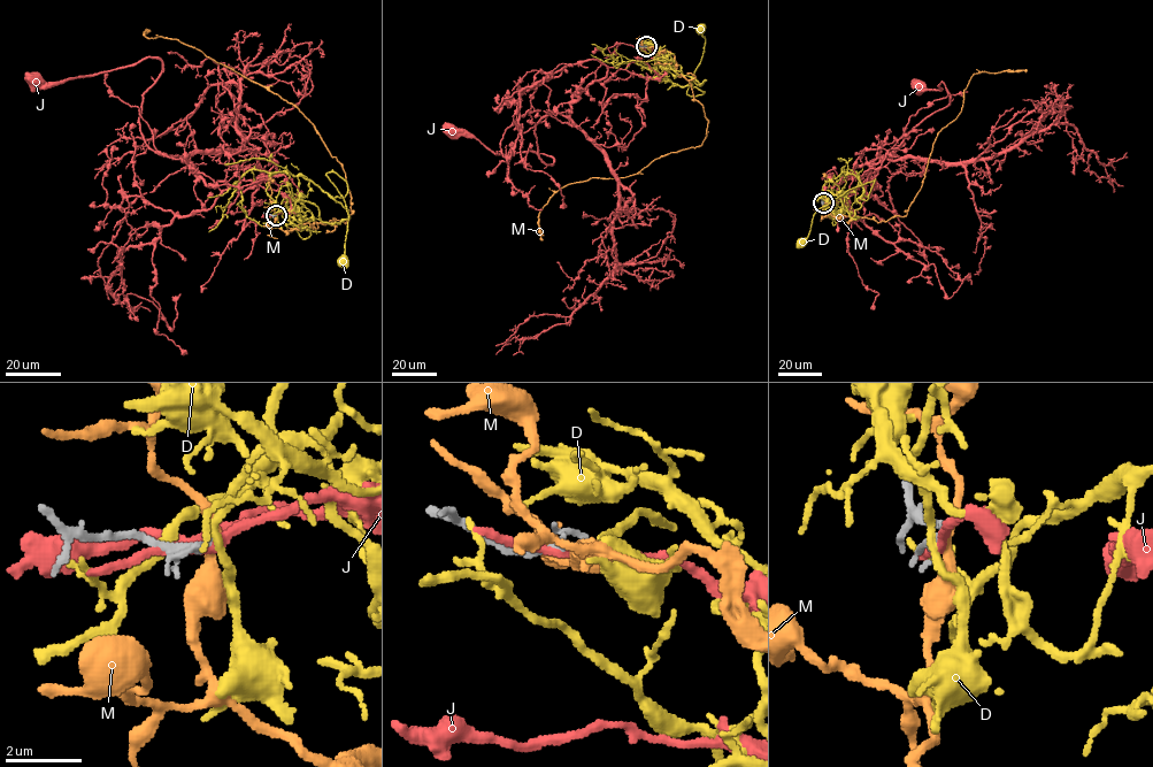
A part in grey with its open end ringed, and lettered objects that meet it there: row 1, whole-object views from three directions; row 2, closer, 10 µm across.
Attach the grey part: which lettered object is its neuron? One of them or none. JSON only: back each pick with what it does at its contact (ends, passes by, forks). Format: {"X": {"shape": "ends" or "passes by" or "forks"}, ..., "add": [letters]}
{"add": []}

